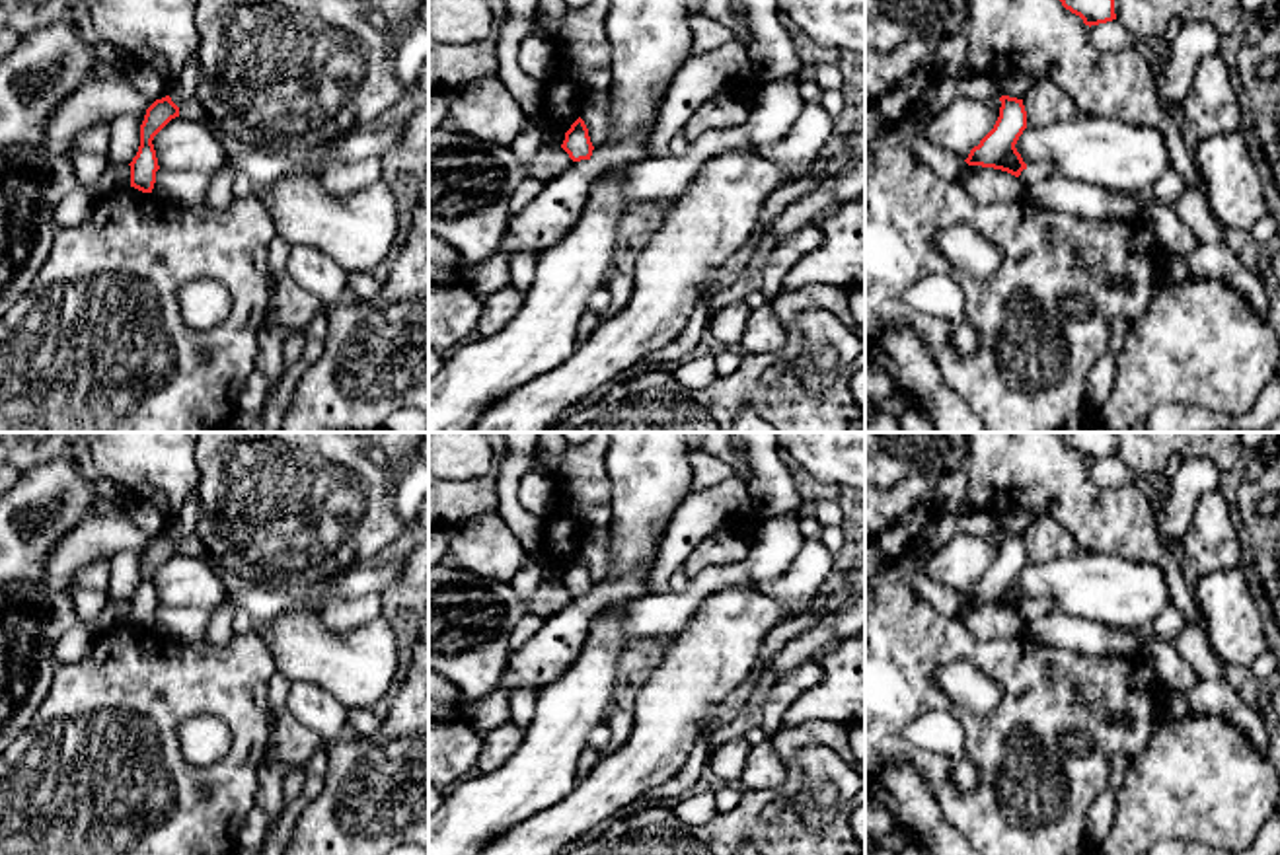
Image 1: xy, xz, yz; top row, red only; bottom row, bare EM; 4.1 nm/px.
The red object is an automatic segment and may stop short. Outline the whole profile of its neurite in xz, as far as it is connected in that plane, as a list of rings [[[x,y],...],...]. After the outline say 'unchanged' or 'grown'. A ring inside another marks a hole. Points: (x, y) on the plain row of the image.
[[[581,553],[565,569],[561,584],[569,590],[573,598],[590,596],[594,582],[590,578],[588,565]]]; unchanged

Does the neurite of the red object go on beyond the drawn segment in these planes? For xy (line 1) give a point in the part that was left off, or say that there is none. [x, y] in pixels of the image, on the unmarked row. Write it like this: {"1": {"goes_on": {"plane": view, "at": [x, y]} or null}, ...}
{"1": {"goes_on": null}}

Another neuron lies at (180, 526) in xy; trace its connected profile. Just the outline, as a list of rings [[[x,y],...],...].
[[[197,487],[195,491],[189,495],[185,508],[168,520],[166,528],[158,534],[166,534],[169,532],[171,538],[181,543],[191,532],[195,532],[197,528],[197,512],[199,512],[199,495],[197,495]]]

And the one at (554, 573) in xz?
[[[542,549],[538,553],[534,553],[534,559],[540,563],[546,582],[561,584],[561,580],[565,576],[565,569],[561,565],[557,565],[553,559],[549,559]]]

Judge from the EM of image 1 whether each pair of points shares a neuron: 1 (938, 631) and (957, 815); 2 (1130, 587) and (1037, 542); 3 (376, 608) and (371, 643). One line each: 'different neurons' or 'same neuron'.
1: same neuron
2: different neurons
3: different neurons

